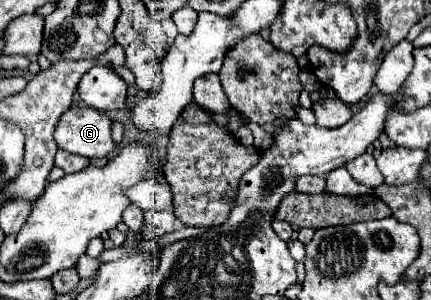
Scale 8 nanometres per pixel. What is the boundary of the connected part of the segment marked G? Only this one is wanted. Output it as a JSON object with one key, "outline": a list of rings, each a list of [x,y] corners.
{"outline":[[[71,107],[55,129],[57,147],[83,157],[107,157],[117,143],[111,137],[111,119],[91,107]]]}

